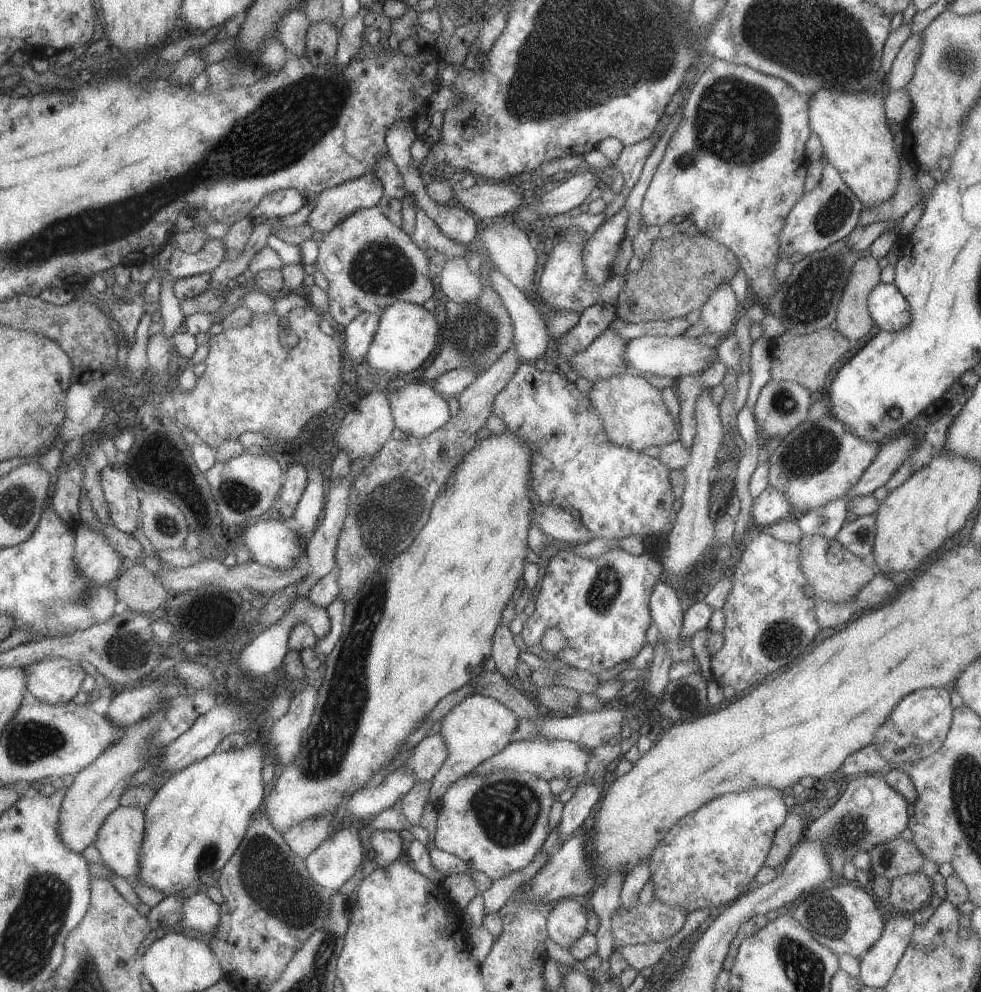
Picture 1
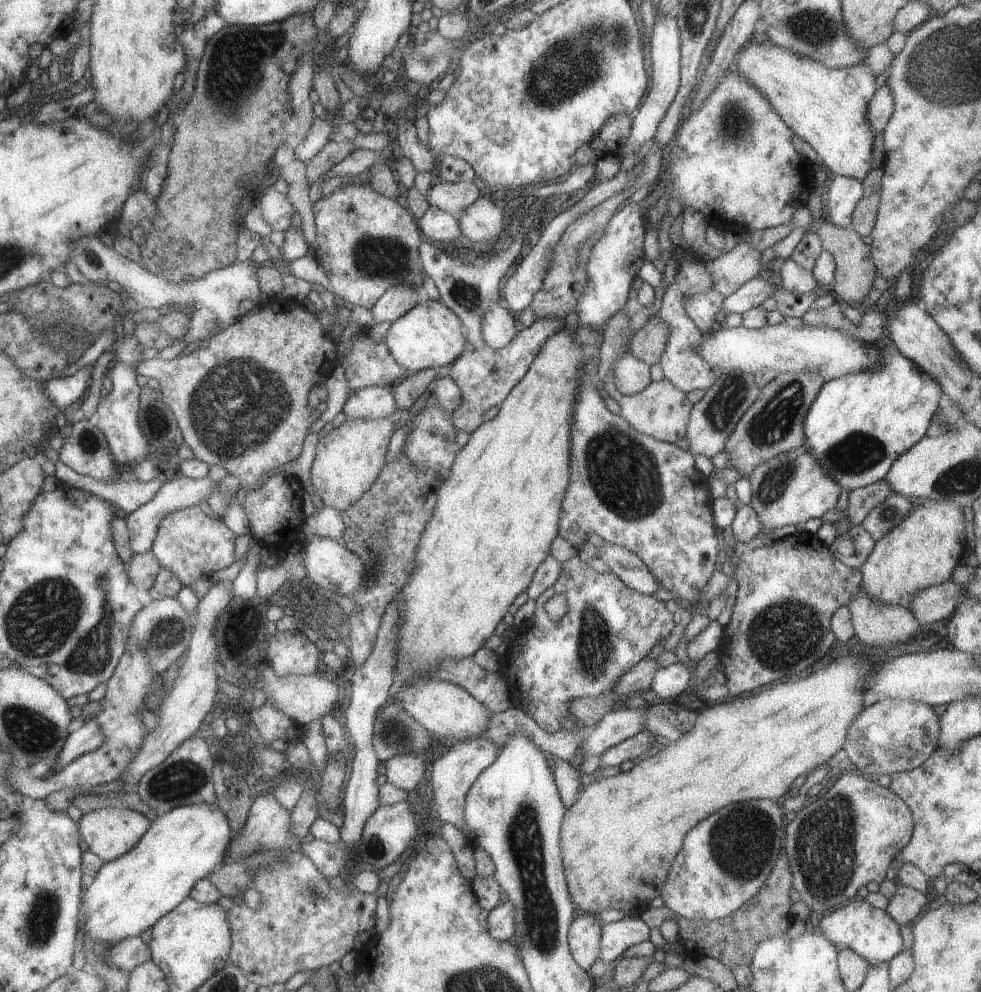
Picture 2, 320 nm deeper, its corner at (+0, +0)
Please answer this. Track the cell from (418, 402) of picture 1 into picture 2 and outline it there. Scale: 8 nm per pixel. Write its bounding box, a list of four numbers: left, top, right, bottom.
[342,385,395,421]

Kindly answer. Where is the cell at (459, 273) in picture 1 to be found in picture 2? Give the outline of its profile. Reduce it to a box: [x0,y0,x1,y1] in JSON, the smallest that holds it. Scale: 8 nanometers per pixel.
[481,302,519,349]

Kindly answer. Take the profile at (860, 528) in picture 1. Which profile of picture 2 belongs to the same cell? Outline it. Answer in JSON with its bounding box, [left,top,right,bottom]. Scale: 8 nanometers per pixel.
[861,493,913,541]

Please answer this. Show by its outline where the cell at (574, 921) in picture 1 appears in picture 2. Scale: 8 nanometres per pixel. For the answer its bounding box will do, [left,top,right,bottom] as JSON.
[568,914,602,970]

